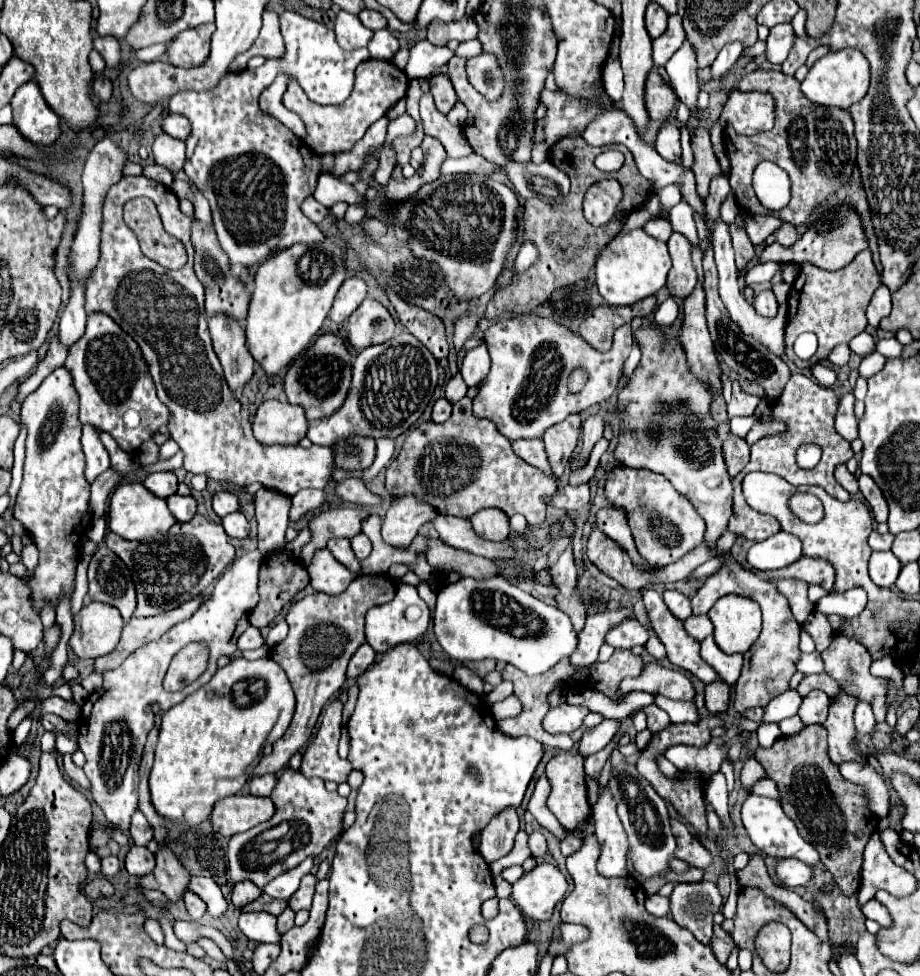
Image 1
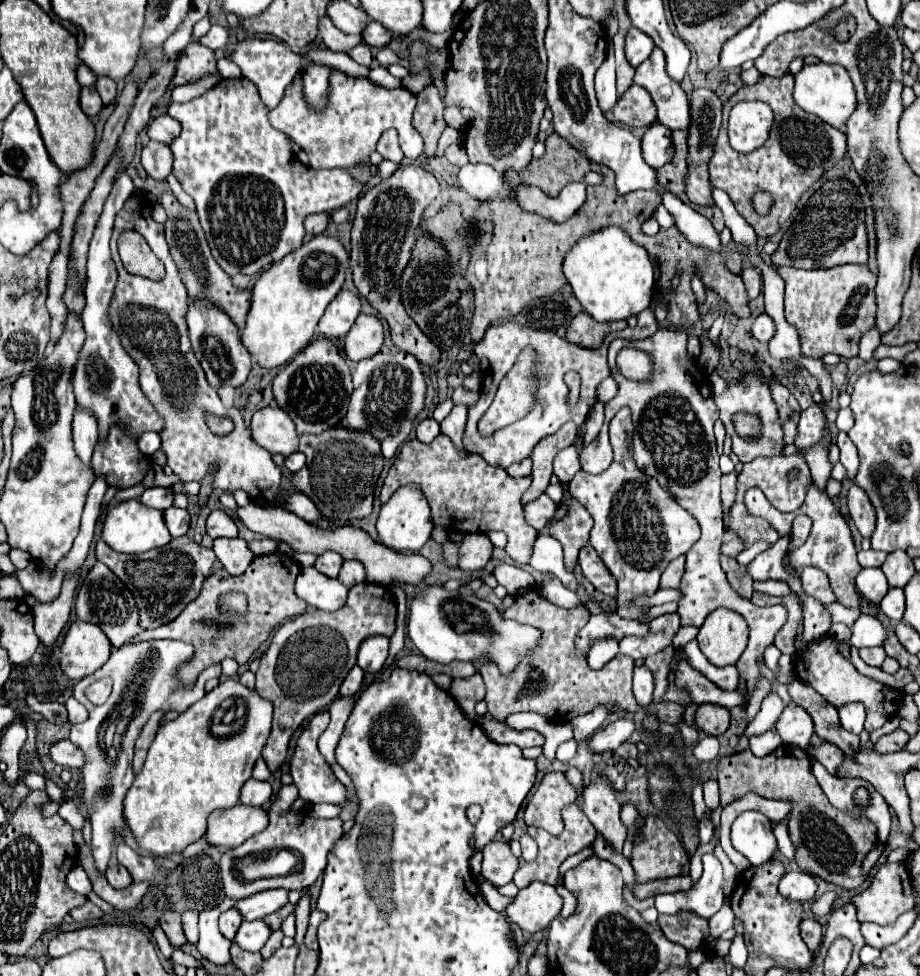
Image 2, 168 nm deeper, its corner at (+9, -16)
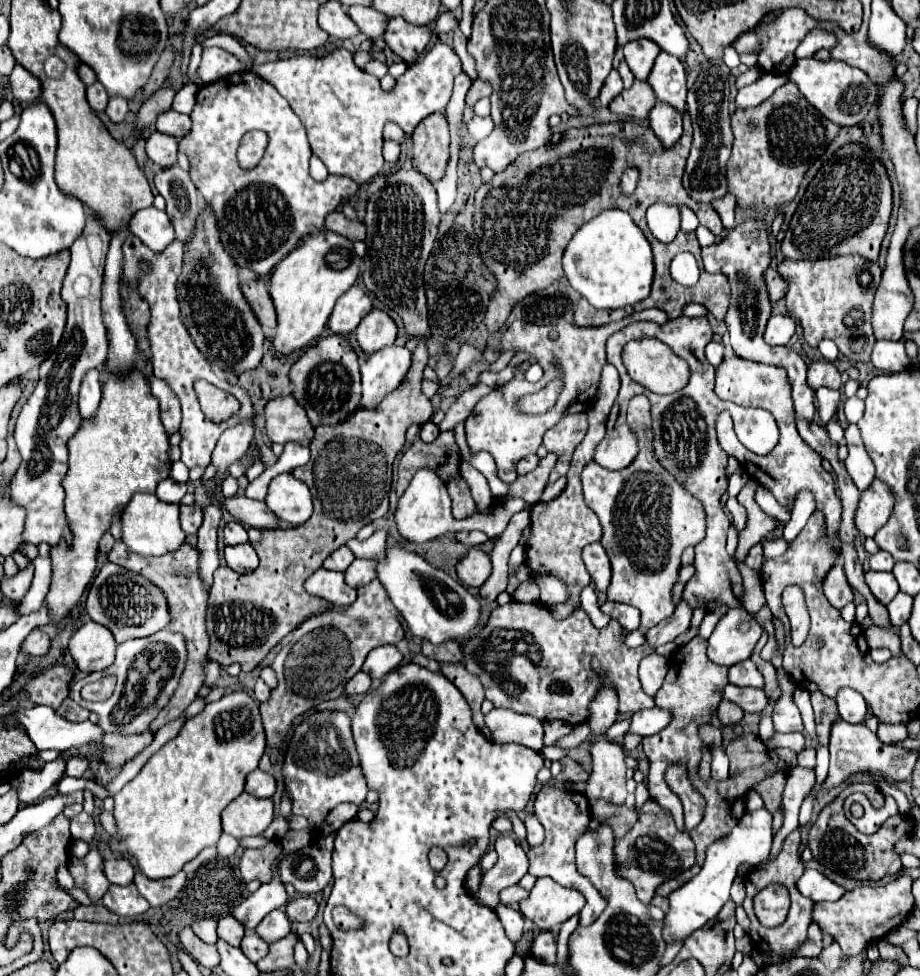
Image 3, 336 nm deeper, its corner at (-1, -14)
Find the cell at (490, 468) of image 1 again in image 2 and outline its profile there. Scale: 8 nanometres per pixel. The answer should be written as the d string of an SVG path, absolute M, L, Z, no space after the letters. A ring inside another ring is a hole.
M440 434L434 438L432 444L422 444L420 440L408 440L402 450L398 452L394 464L388 470L388 476L382 486L380 502L388 502L388 498L402 486L402 484L418 484L426 492L426 498L432 508L434 524L444 526L446 530L458 532L490 532L502 530L510 538L510 558L524 566L528 564L532 544L538 532L526 524L524 510L520 504L522 494L528 490L532 478L512 478L502 468L486 464L480 456L462 456L448 436Z

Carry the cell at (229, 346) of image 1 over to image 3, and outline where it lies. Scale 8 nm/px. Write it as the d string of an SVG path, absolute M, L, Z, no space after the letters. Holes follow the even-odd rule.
M206 206L190 244L184 248L184 268L178 278L180 312L188 332L206 360L226 372L232 372L234 376L240 376L242 372L260 366L266 336L240 292L236 272L238 266L224 252L218 238L216 218Z

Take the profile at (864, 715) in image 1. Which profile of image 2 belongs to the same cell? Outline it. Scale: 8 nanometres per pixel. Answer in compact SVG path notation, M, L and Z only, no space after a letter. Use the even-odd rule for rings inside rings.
M850 702L850 704L844 704L838 708L838 714L840 714L840 722L842 726L852 732L852 734L860 734L862 728L864 728L864 708L862 704L858 702Z

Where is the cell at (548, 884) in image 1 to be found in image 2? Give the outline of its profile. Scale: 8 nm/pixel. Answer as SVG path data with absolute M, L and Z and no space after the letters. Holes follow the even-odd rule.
M534 882L518 892L514 902L506 908L510 922L524 932L544 930L562 910L562 898L554 886Z

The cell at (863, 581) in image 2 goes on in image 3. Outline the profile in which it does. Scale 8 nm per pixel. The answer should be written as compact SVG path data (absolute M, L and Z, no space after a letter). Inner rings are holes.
M866 572L866 584L870 586L872 594L882 602L888 604L898 594L898 582L892 572Z

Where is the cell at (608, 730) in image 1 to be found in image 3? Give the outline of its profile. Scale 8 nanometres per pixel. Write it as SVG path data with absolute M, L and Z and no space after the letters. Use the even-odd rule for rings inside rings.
M650 708L650 710L640 710L632 714L630 718L630 728L628 734L638 734L638 736L650 736L660 732L668 722L670 722L670 712L662 708Z

